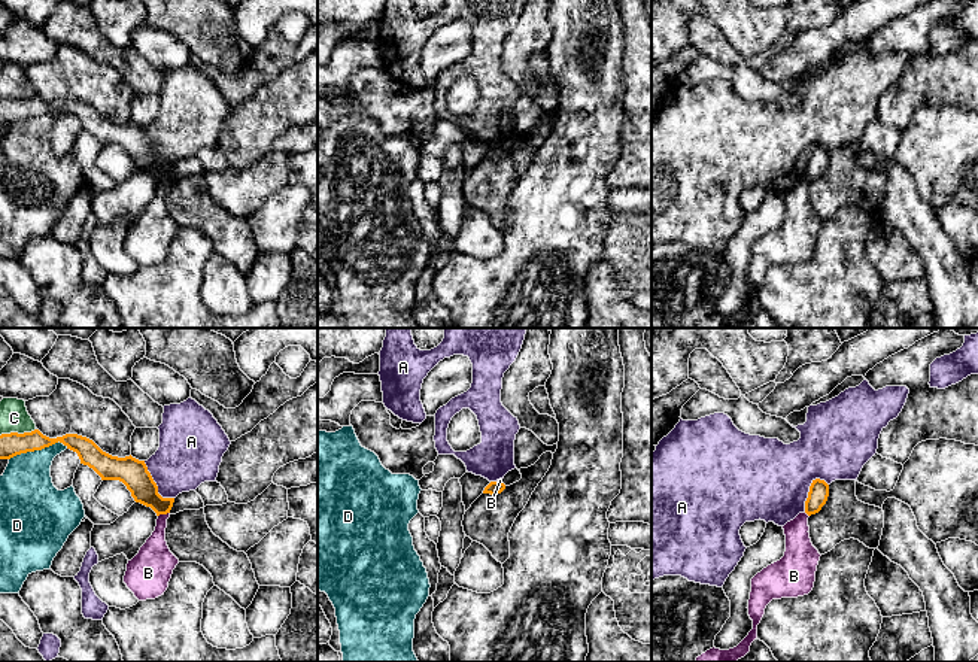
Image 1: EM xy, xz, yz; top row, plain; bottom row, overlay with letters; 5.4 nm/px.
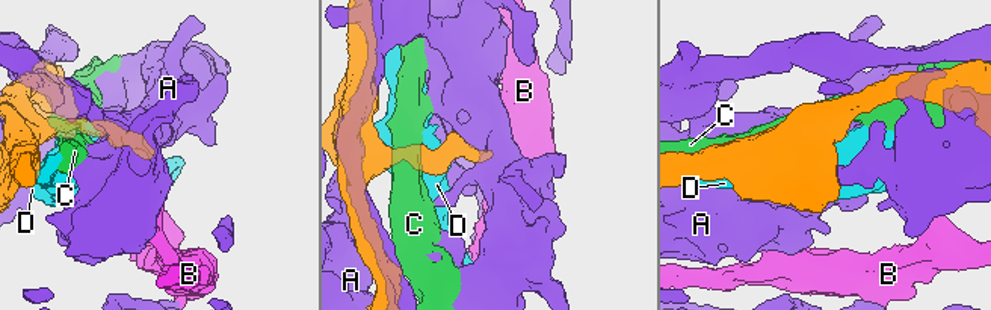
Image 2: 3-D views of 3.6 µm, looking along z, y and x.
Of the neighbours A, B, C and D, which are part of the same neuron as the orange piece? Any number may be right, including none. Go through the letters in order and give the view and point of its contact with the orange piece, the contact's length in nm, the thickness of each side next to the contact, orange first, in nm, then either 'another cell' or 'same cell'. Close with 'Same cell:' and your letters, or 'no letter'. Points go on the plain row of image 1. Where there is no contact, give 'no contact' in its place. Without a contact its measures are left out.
A: meets orange in xy at (155, 151); contact 260 nm long; 160 nm thick on the orange side, 340 nm on the other; another cell
B: meets orange in xy at (163, 179); contact 70 nm long; 150 nm thick on the orange side, 190 nm on the other; another cell
C: meets orange in xy at (17, 99); contact 200 nm long; 130 nm thick on the orange side, 160 nm on the other; another cell
D: meets orange in xy at (38, 115); contact 320 nm long; 130 nm thick on the orange side, 300 nm on the other; another cell
Same cell: no letter

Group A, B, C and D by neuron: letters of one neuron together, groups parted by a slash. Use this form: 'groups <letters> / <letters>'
groups A / B / C / D

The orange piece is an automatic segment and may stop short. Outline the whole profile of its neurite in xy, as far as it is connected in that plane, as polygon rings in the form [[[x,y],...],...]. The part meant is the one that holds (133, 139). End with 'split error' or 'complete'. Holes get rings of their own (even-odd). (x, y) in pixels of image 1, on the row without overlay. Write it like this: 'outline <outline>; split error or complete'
outline [[[39,95],[31,98],[10,98],[0,101],[0,125],[10,125],[16,121],[42,116],[55,109],[63,109],[67,115],[78,119],[81,130],[92,134],[101,146],[119,146],[131,158],[136,168],[151,173],[157,182],[170,179],[174,164],[163,164],[145,127],[125,122],[118,124],[103,118],[92,106],[66,100],[49,104]]]; complete

